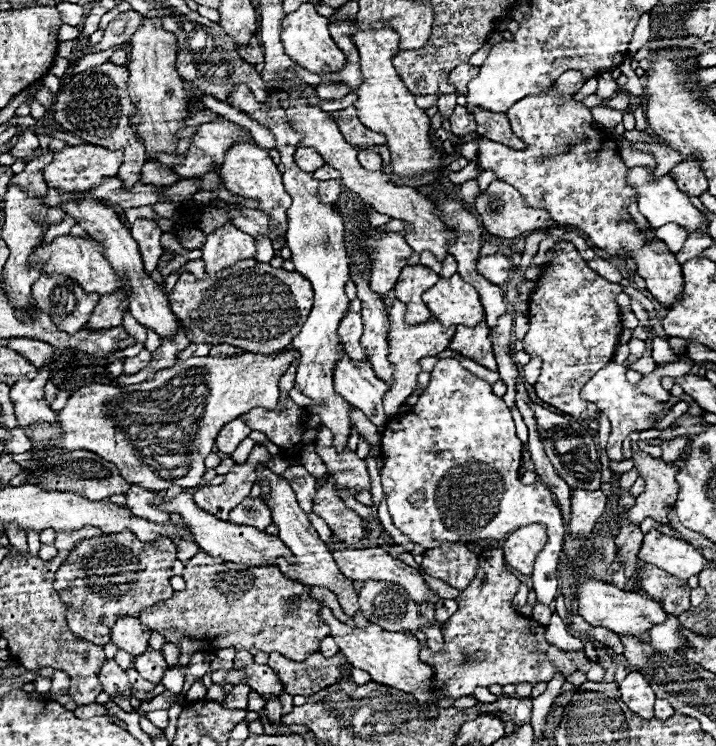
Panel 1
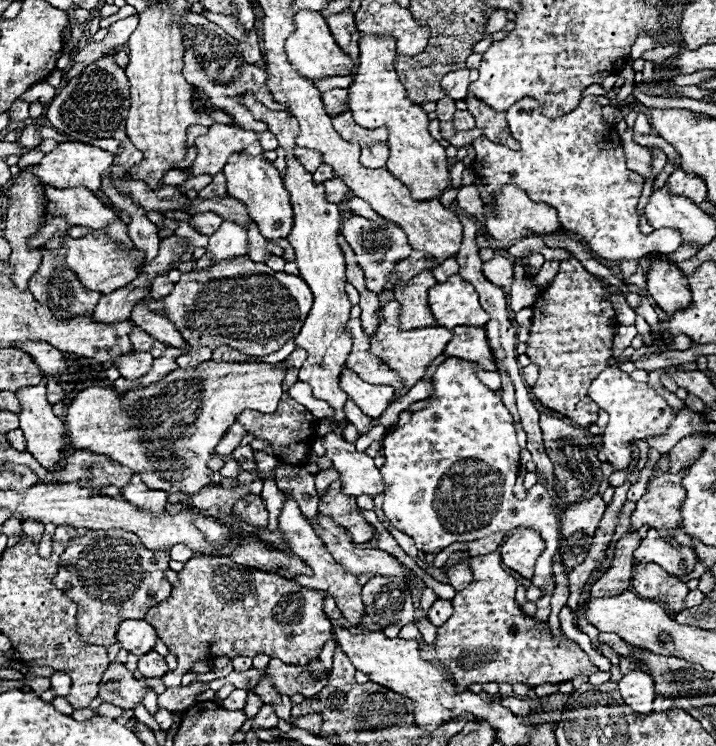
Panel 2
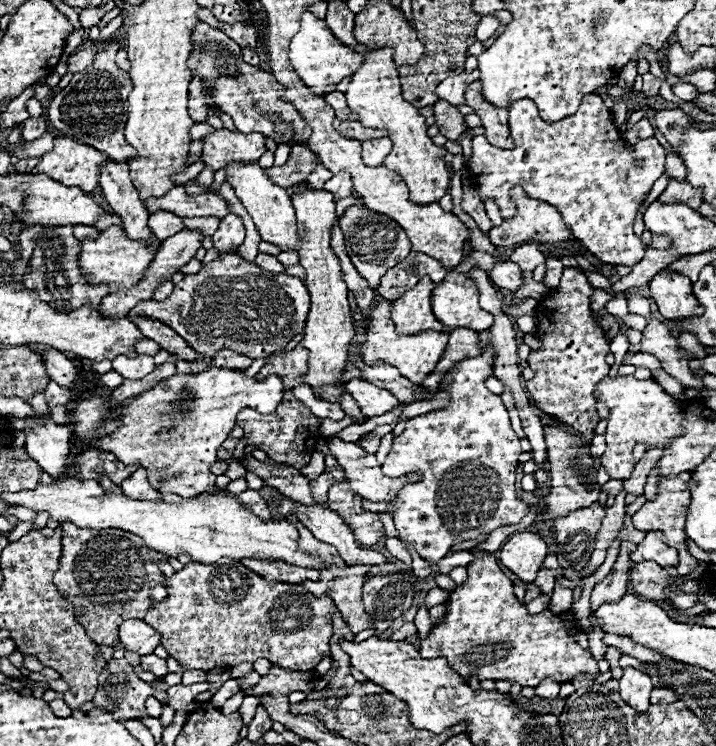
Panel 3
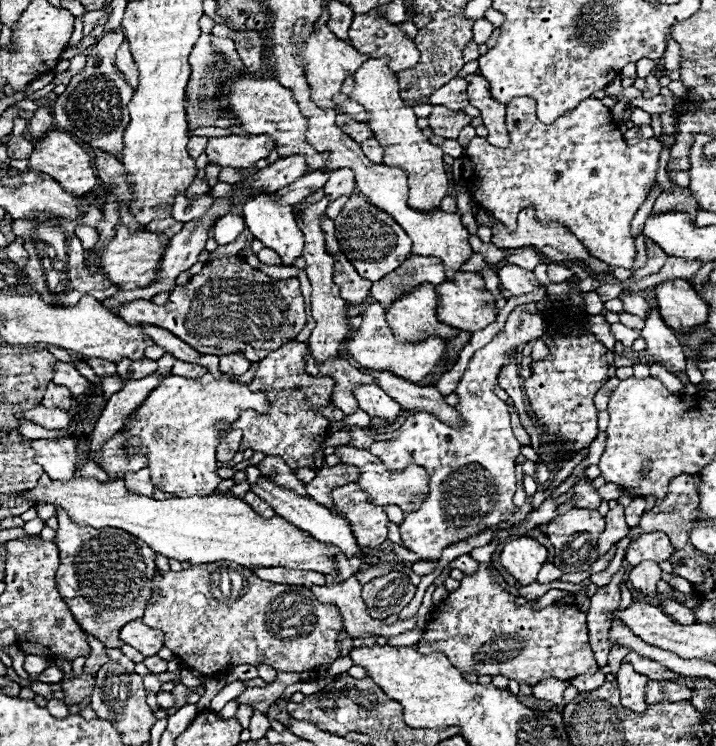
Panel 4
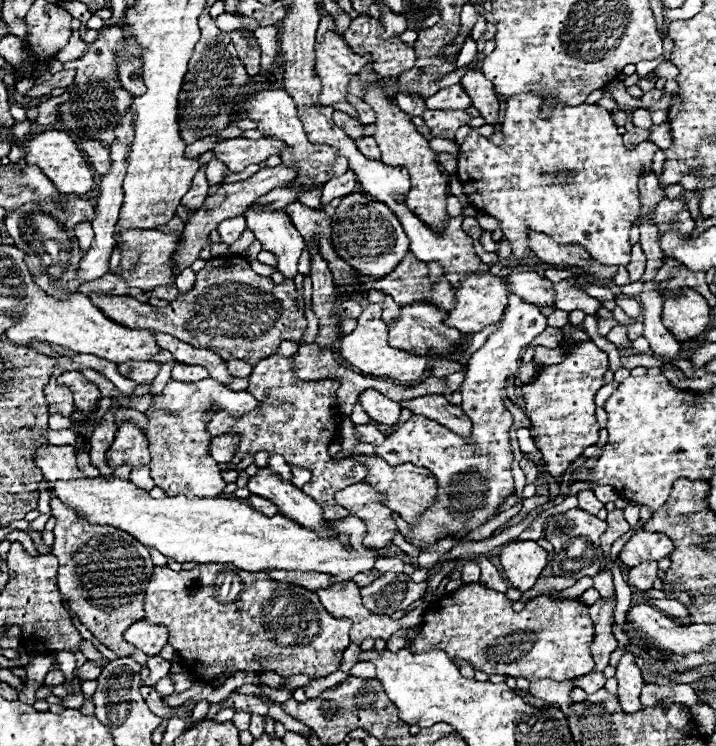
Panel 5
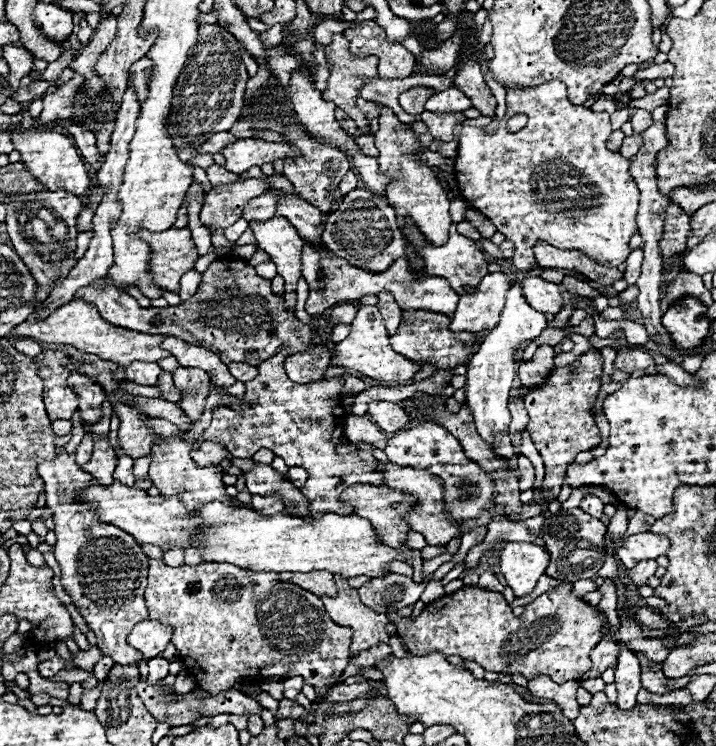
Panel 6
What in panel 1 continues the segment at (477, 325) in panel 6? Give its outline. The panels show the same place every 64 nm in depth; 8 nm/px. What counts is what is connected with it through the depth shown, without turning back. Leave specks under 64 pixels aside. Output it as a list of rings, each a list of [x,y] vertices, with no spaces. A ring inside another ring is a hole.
[[[458,274],[440,278],[430,290],[424,292],[424,302],[428,304],[432,316],[446,328],[452,324],[476,326],[484,320],[484,308],[478,292]]]

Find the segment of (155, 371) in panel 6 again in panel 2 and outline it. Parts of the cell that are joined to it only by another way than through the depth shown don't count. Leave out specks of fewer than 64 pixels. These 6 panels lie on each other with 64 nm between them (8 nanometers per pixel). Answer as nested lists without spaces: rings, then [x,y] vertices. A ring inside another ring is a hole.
[[[136,352],[132,356],[120,356],[114,362],[116,368],[120,368],[120,374],[126,378],[138,378],[146,374],[152,366],[152,354],[150,352]]]

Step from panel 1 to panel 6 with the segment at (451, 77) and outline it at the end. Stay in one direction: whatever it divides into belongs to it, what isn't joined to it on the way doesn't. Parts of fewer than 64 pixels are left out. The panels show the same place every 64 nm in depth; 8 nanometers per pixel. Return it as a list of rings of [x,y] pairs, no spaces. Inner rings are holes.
[[[452,86],[444,92],[438,92],[426,100],[426,110],[440,112],[440,114],[442,112],[462,112],[468,108],[472,108],[470,98],[466,98],[456,86]]]

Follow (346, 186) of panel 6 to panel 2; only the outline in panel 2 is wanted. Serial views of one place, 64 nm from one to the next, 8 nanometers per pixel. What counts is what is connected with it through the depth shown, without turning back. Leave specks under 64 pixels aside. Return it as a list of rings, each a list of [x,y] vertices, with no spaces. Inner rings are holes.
[[[342,178],[326,180],[326,182],[322,182],[322,186],[326,188],[326,200],[330,200],[330,202],[342,202],[344,194],[348,192],[348,188],[346,188]]]

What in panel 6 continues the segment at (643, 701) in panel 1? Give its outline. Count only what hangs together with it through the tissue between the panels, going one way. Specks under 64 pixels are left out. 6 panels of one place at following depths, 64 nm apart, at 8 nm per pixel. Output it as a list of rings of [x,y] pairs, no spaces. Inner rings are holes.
[[[605,582],[597,587],[597,590],[603,593],[603,598],[598,605],[598,608],[603,610],[606,614],[607,620],[613,630],[619,629],[619,617],[616,612],[617,608],[617,595],[616,587],[613,582]],[[619,644],[618,664],[616,664],[616,688],[618,688],[618,708],[632,710],[638,702],[636,696],[642,688],[640,684],[640,662],[634,652],[630,652],[624,644]]]

